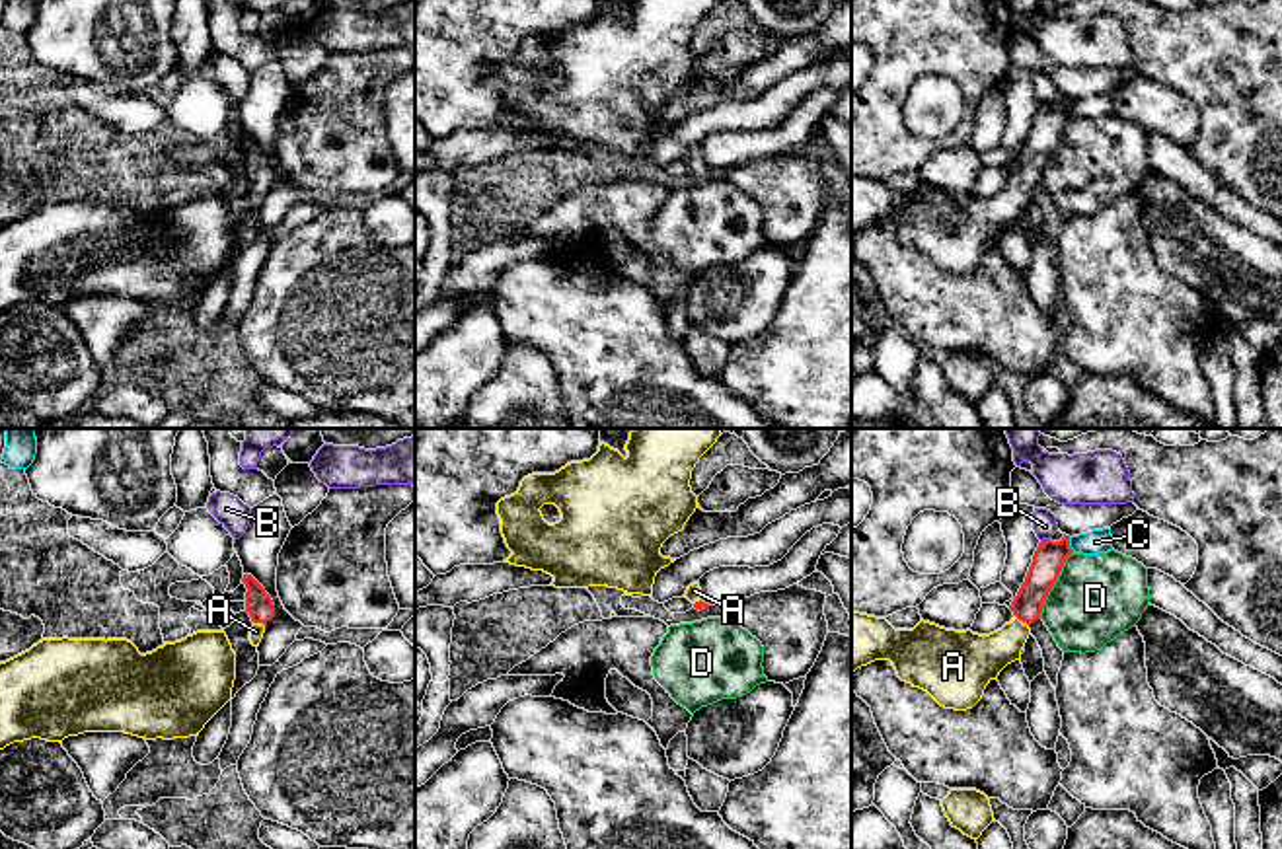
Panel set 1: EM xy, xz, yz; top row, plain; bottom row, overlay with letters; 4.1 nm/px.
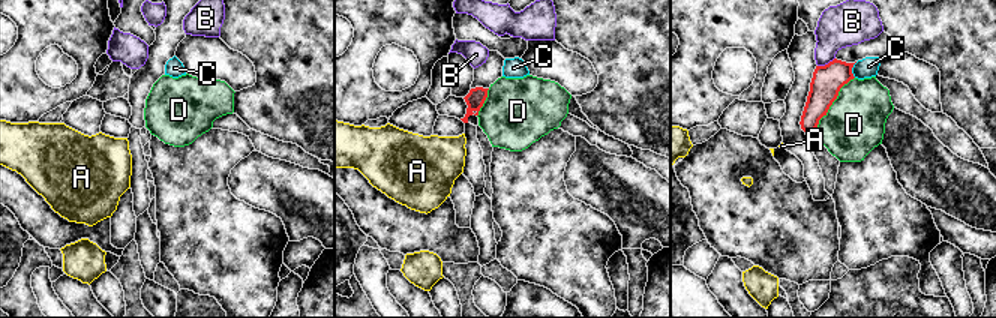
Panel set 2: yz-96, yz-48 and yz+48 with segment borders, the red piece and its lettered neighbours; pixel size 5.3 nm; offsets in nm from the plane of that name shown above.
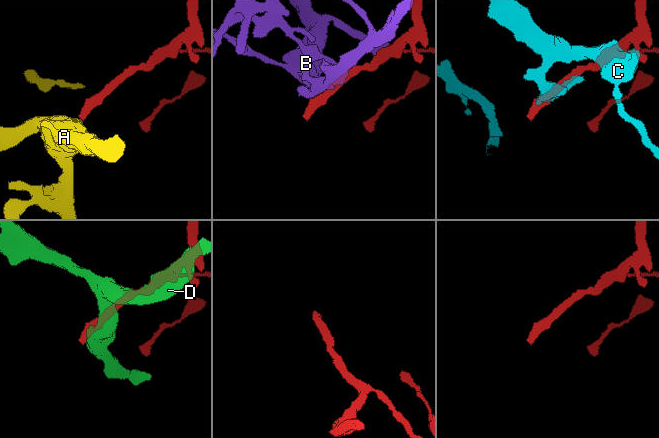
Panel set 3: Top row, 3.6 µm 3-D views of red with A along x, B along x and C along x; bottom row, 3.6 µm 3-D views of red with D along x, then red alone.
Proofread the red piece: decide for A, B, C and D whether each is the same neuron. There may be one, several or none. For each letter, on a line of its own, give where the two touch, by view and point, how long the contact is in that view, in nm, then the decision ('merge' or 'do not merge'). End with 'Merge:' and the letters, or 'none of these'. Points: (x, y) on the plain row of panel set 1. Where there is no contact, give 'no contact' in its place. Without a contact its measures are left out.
A: yz (1021, 184) | 70 nm | merge
B: yz (1045, 104) | 40 nm | do not merge
C: yz (1068, 110) | 70 nm | do not merge
D: yz (1053, 148) | 320 nm | do not merge
Merge: A

